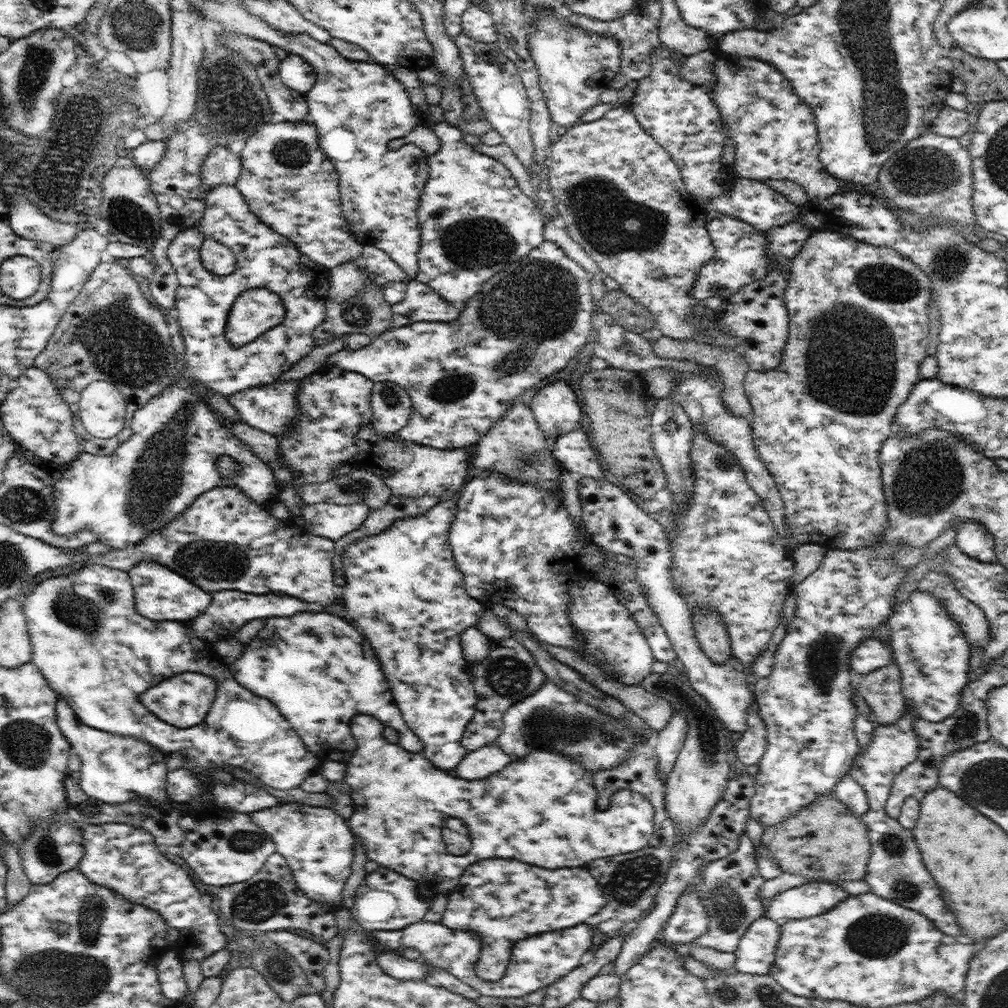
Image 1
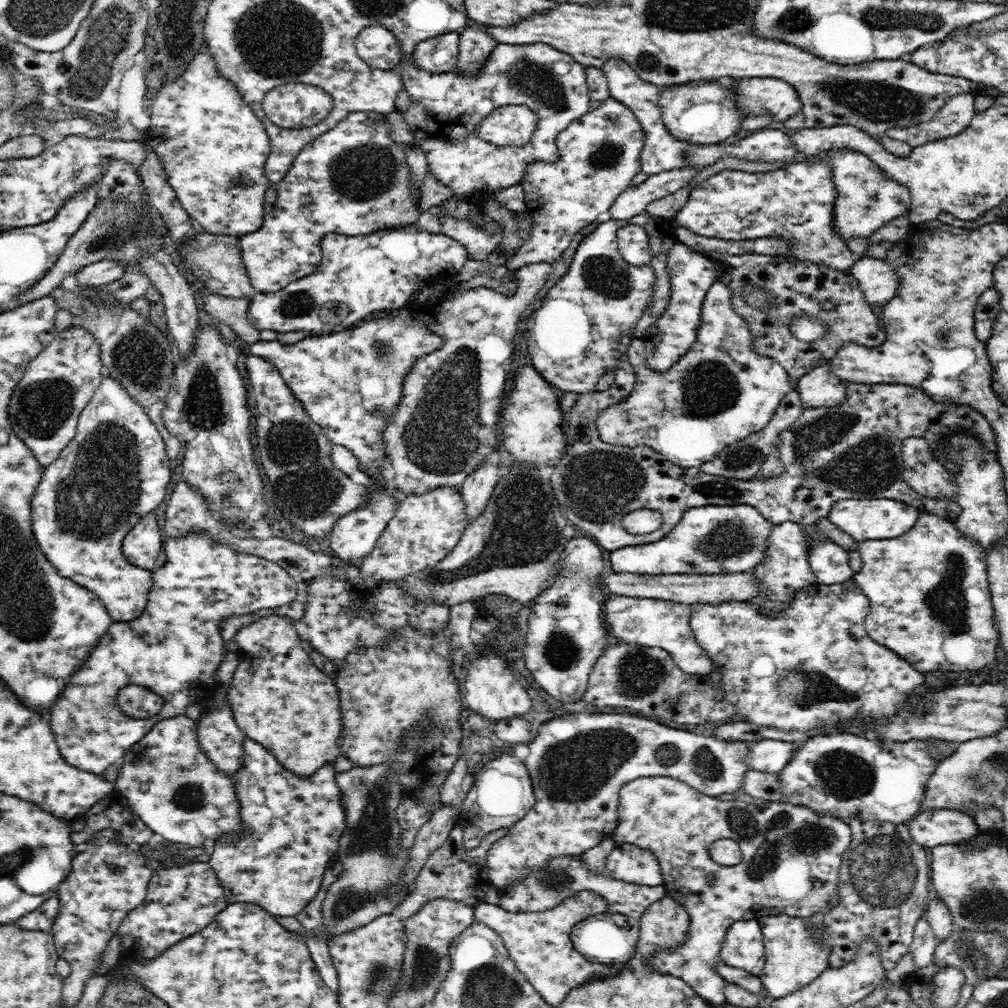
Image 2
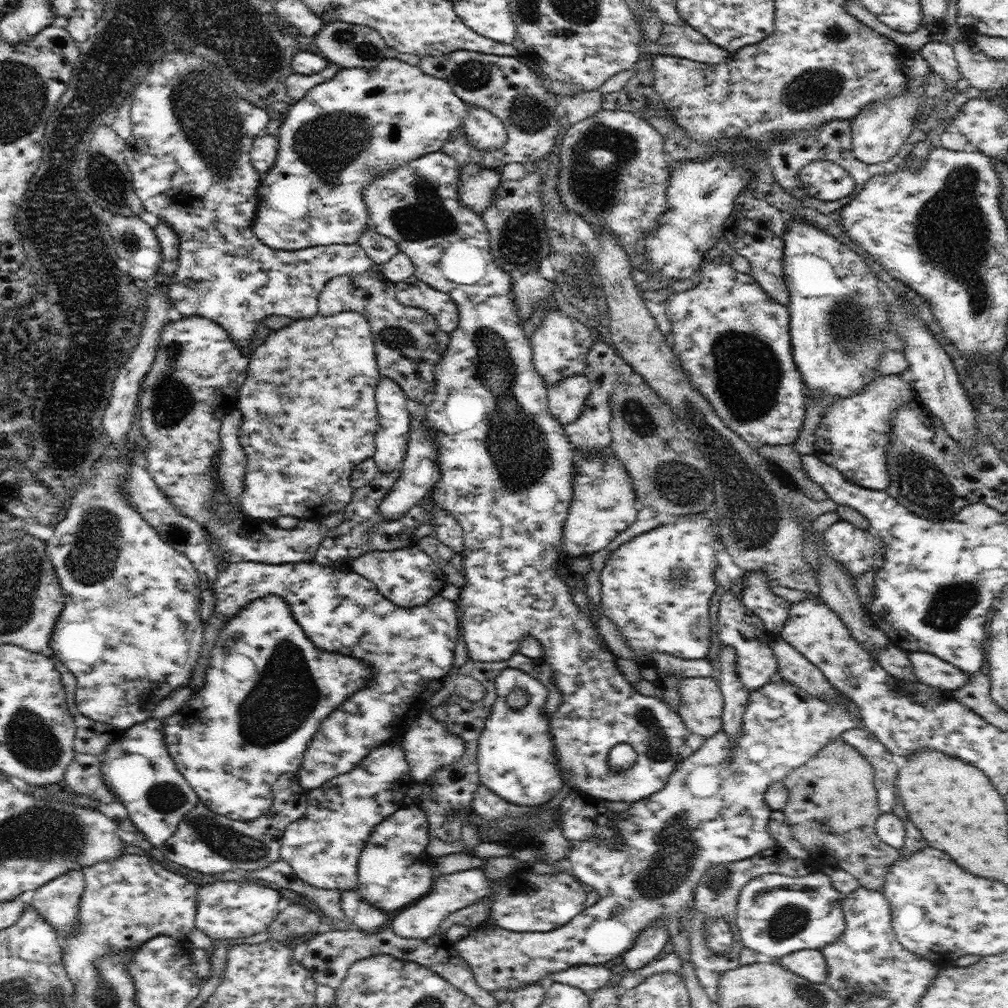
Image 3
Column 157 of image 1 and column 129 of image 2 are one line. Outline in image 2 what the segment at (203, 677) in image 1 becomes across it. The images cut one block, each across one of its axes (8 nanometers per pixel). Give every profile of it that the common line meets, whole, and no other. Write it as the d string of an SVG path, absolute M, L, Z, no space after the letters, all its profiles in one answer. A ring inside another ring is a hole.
M128 684L118 692L118 707L122 709L124 715L134 717L135 720L146 720L157 715L164 704L163 698L151 690L146 690L144 686L132 686Z

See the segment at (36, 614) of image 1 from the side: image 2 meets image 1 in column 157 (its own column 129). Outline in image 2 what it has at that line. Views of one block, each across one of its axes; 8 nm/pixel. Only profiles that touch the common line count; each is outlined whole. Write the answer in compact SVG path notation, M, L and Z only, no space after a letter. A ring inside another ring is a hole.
M204 531L191 532L182 535L181 537L165 537L164 538L164 552L166 553L166 562L160 568L152 570L152 580L150 592L148 592L148 602L146 610L142 612L142 615L135 620L130 622L118 622L113 623L108 632L104 633L98 642L94 645L94 650L90 652L88 660L80 667L76 667L73 673L67 678L65 687L63 688L62 696L58 697L58 700L54 701L54 704L50 707L50 720L48 721L51 725L51 730L56 737L56 742L62 757L64 760L72 766L79 768L83 771L88 771L97 775L102 776L106 768L110 764L120 762L123 758L124 753L130 747L133 747L144 735L148 734L150 730L158 722L168 718L174 718L180 714L186 714L186 710L190 708L191 704L205 706L208 700L212 700L221 684L216 681L214 677L215 670L218 670L221 663L226 658L228 650L226 644L222 640L222 634L220 634L221 621L226 621L234 616L245 616L250 615L254 612L262 611L263 609L274 609L284 608L290 602L293 602L297 596L297 584L296 581L289 575L285 568L282 568L278 563L269 561L266 559L260 559L256 555L250 553L240 553L236 549L232 549L230 545L222 543L220 539L212 539L208 533ZM128 684L134 684L136 686L144 686L150 688L152 692L158 694L163 698L164 704L157 715L145 718L146 720L135 720L134 717L128 717L122 713L122 709L118 707L118 692L124 689Z

